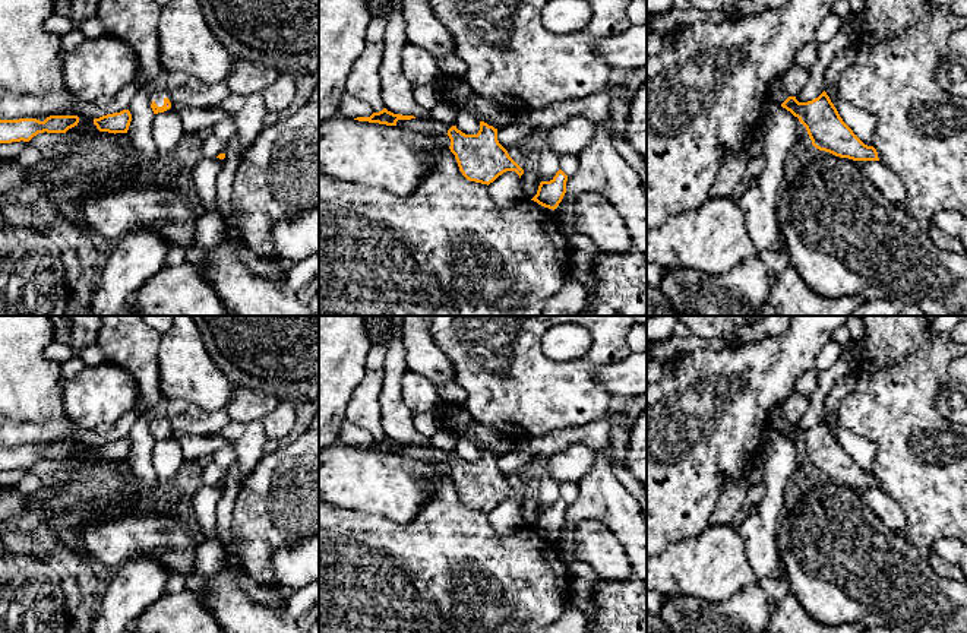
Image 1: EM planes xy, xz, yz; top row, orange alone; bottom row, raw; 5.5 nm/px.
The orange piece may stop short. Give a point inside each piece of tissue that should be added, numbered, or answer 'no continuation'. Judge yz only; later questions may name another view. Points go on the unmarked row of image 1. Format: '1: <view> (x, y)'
1: yz (776, 420)

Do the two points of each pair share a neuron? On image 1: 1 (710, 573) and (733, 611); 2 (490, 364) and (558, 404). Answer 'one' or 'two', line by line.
1: two
2: one

